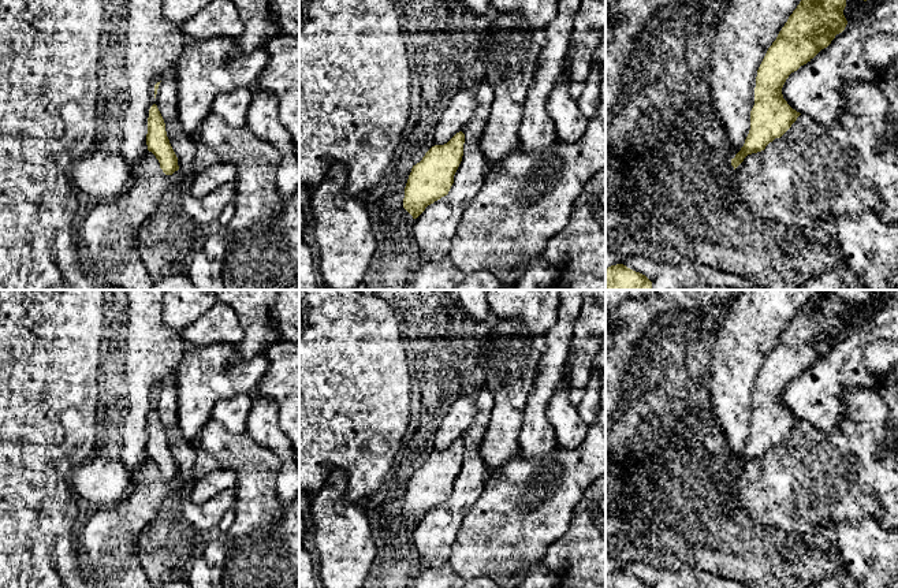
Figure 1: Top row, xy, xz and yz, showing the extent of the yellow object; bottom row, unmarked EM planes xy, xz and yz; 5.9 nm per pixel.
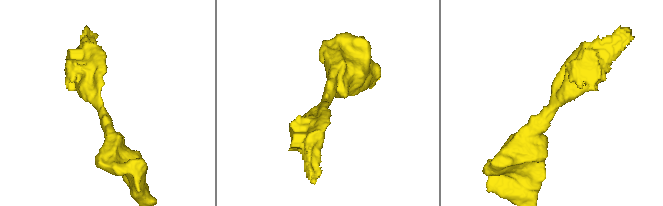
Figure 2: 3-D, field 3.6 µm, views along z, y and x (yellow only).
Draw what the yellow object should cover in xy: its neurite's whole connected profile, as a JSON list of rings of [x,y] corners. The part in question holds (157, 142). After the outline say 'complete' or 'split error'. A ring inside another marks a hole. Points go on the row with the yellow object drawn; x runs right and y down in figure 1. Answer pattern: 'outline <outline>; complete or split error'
outline [[[156,104],[149,109],[146,145],[148,150],[159,160],[165,175],[172,175],[179,170],[178,157],[169,144],[164,119]]]; complete

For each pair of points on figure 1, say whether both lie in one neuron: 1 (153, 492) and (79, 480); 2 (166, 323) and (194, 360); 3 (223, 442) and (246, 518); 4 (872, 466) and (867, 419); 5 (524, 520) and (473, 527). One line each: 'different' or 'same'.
1: different
2: different
3: same
4: same
5: same

